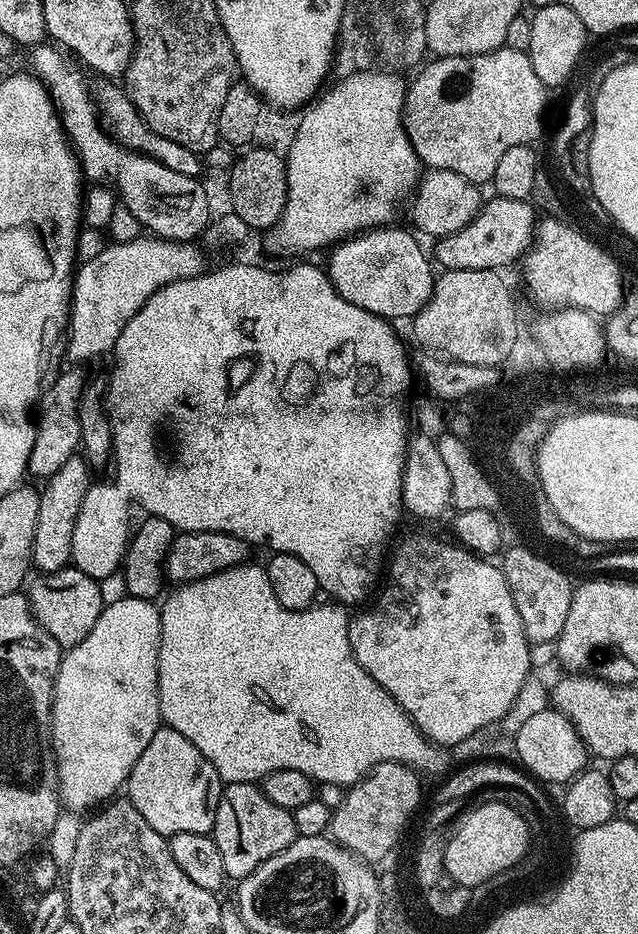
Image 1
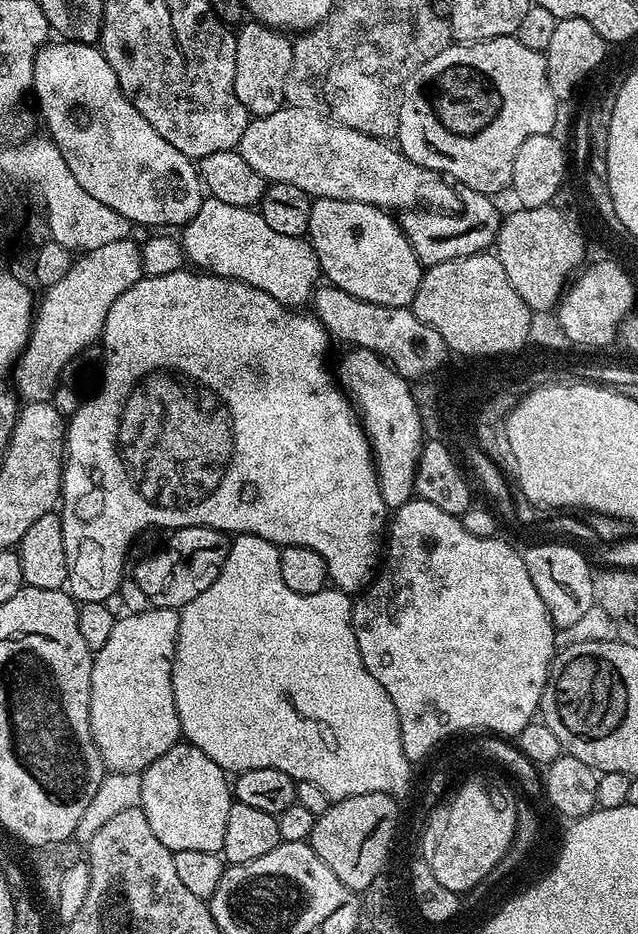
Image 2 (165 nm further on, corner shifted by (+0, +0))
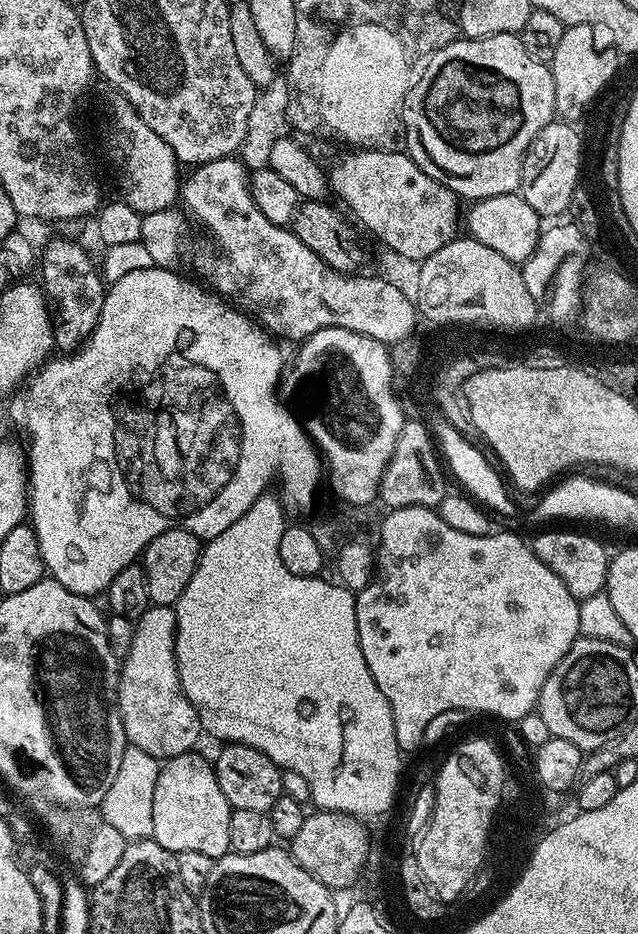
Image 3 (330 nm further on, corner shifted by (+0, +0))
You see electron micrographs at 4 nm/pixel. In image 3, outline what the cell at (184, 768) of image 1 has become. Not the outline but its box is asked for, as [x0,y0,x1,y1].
[151,751,232,858]

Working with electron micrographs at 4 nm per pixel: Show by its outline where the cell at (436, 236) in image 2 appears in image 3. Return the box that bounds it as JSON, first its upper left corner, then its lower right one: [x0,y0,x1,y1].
[327,151,462,262]

